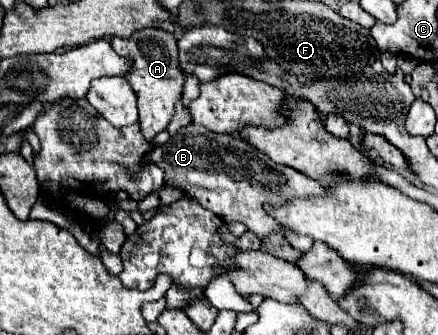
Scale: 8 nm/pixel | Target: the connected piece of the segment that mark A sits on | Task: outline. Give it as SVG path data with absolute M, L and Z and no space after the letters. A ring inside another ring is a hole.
M139 30L129 38L111 38L111 46L121 56L133 58L133 70L127 74L127 82L137 94L141 134L147 138L147 142L153 142L159 132L167 130L175 114L175 104L181 100L183 94L185 74L183 70L179 70L177 40L171 32L165 30Z

